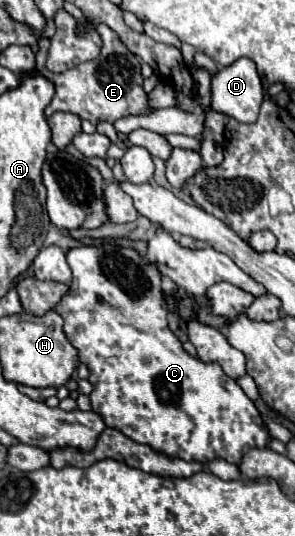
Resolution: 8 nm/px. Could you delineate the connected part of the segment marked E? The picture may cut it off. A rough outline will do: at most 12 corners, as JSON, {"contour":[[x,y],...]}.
{"contour":[[109,26],[97,60],[49,72],[37,70],[55,84],[45,110],[115,122],[145,114],[139,58]]}

